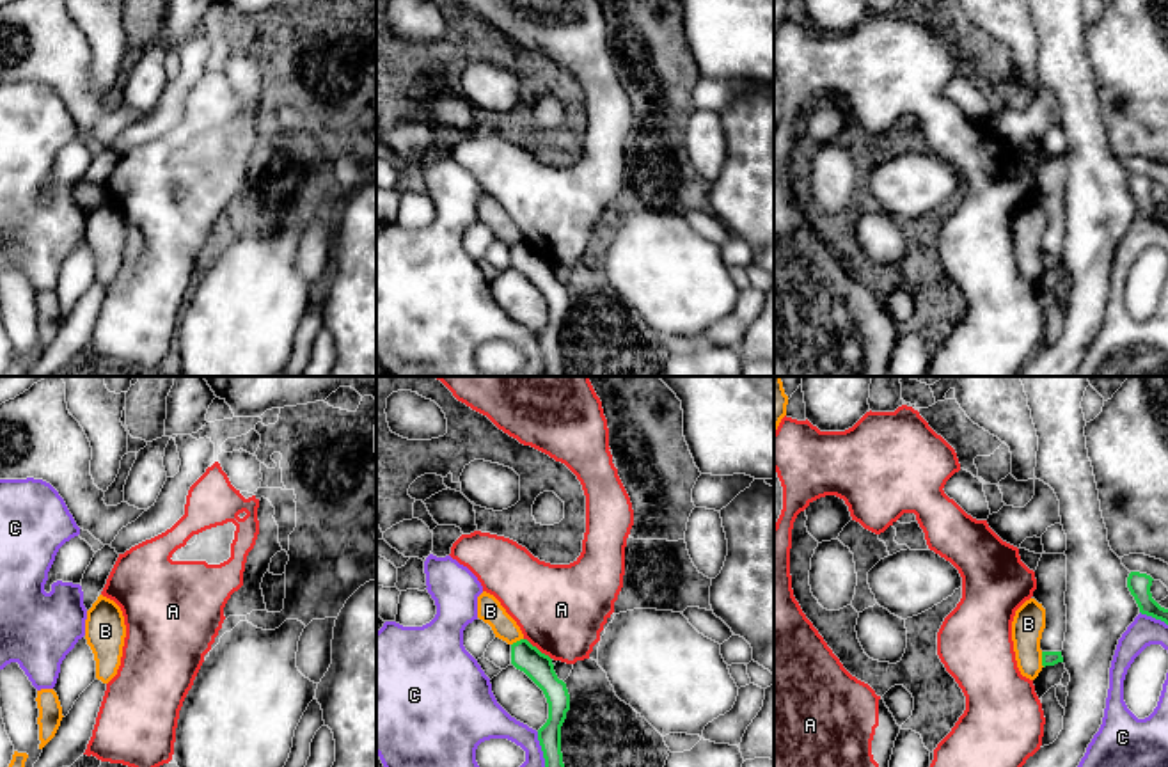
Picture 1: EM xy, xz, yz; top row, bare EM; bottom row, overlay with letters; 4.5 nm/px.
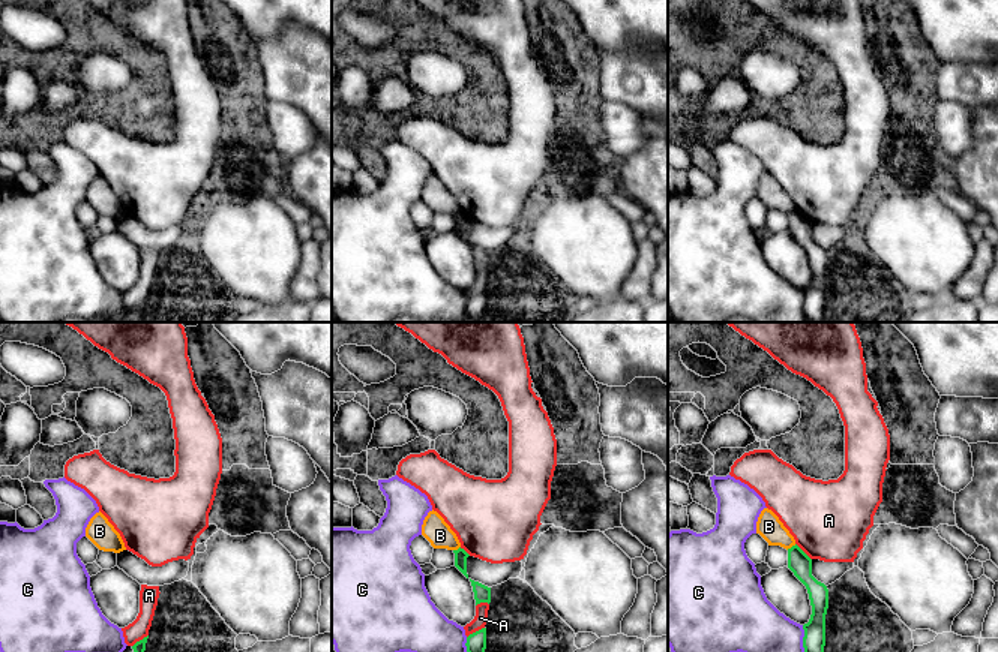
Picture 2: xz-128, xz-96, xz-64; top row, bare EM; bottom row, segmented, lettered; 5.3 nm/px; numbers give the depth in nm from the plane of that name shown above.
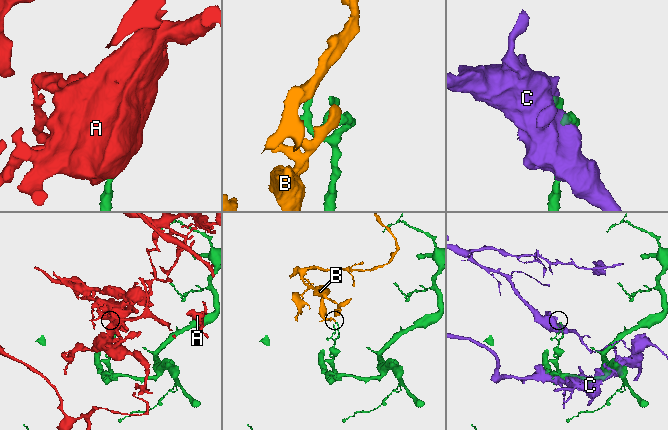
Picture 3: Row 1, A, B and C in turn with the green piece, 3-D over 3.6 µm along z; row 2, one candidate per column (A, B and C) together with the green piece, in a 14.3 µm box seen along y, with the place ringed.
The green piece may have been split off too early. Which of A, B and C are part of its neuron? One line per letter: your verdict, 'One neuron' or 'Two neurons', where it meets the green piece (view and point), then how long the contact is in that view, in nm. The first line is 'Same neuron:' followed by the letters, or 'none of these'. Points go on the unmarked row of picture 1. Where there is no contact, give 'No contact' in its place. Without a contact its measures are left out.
Same neuron: none of these
A: Two neurons. Touches green at xz (536, 251). Shared border 160 nm
B: Two neurons. Touches green at yz (1042, 261). Shared border 70 nm
C: Two neurons. Touches green at xz (544, 355). Shared border 190 nm

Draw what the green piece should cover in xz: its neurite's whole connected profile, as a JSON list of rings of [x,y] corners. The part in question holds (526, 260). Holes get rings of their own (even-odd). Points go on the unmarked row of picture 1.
[[[527,241],[511,247],[511,266],[524,273],[543,293],[548,305],[548,321],[538,332],[538,343],[545,360],[543,376],[564,376],[561,328],[570,312],[566,286],[557,281],[552,261]]]

